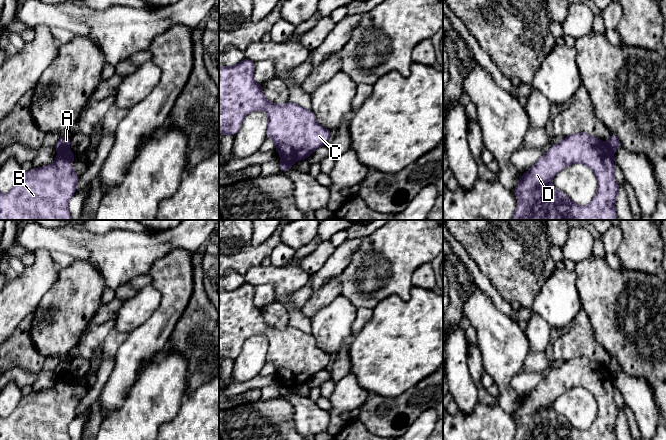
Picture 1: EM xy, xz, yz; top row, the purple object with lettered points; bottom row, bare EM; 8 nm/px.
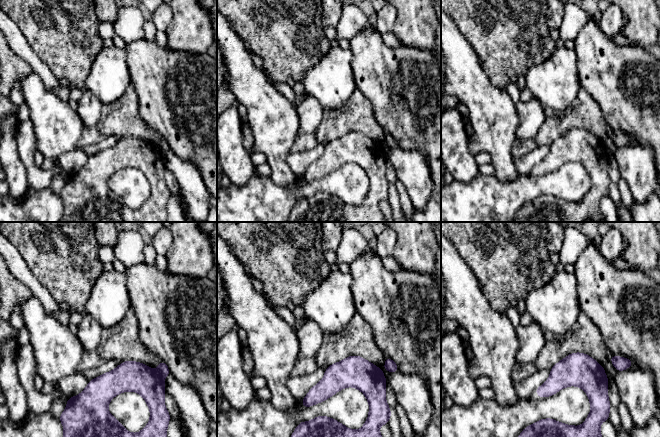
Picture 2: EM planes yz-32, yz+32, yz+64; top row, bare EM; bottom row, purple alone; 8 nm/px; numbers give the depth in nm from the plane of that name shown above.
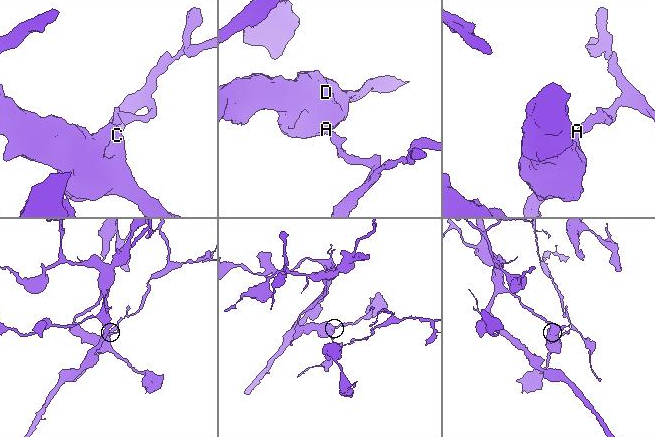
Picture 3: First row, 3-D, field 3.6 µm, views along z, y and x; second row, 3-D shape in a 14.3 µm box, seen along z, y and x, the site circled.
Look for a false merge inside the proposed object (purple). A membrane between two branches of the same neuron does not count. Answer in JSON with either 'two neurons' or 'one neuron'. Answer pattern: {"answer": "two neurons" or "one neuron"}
{"answer": "two neurons"}

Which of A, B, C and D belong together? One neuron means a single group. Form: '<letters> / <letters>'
A / B C D

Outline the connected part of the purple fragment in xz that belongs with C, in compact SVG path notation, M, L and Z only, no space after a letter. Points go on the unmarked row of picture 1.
M244 282L234 290L219 290L219 358L235 360L242 345L251 336L265 334L268 340L267 363L275 366L281 385L293 388L307 383L319 371L326 370L332 355L321 350L314 336L290 325L284 329L271 327L263 318L263 310L254 304L254 285Z

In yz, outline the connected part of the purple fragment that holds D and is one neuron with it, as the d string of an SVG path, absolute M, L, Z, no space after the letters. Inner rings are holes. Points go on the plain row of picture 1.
M586 356L564 361L559 367L550 370L532 392L520 400L514 411L517 431L513 440L617 440L616 421L621 414L614 402L614 377L605 366ZM574 387L588 390L598 405L597 417L586 430L574 427L564 416L552 409L552 403L560 395Z

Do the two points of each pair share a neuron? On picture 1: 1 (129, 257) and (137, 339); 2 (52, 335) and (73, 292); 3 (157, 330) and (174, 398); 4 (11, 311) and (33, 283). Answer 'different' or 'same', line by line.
1: different
2: same
3: different
4: same

